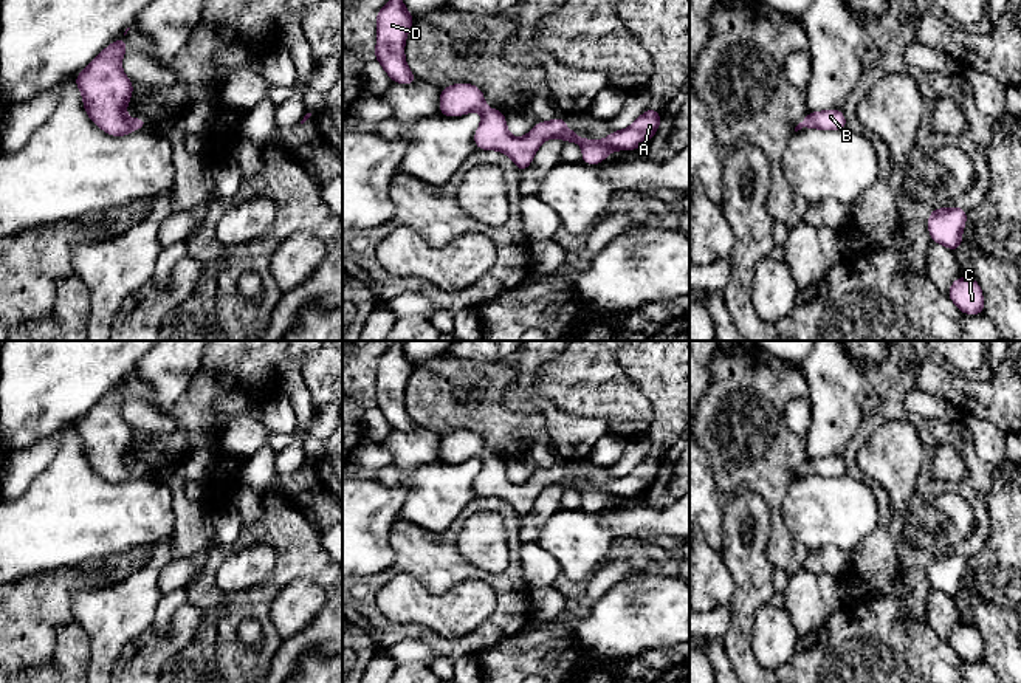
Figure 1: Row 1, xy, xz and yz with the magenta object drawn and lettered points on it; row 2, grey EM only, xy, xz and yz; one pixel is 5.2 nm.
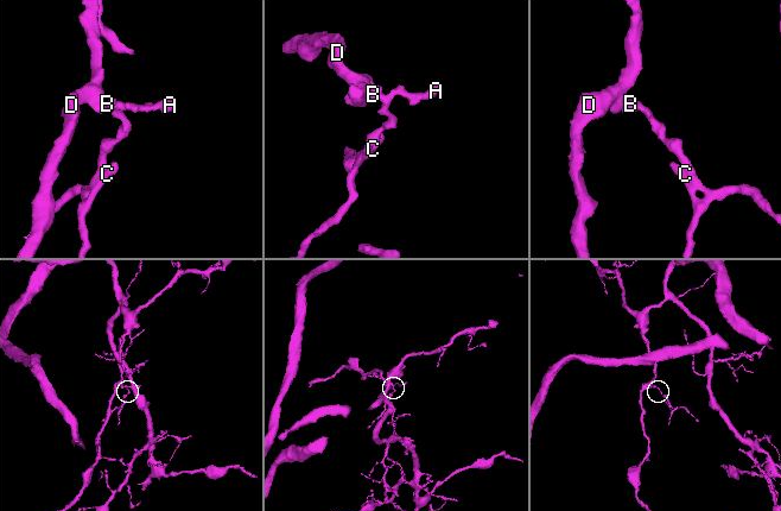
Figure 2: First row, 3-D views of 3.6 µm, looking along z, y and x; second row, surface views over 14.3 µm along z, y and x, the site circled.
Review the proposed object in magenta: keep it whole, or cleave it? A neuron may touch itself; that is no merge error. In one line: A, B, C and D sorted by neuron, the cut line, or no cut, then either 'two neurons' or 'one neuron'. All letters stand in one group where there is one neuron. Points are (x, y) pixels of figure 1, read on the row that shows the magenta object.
groups A B C D; cut none; one neuron

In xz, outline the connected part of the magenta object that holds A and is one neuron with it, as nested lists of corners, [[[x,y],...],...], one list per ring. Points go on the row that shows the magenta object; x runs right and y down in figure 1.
[[[455,84],[442,88],[440,113],[457,118],[465,113],[480,112],[482,122],[474,133],[474,142],[480,150],[499,150],[507,153],[519,169],[525,170],[533,161],[541,144],[548,138],[559,138],[564,142],[578,142],[583,147],[584,164],[600,164],[614,150],[634,150],[648,142],[660,125],[660,112],[648,108],[626,130],[615,130],[607,138],[584,139],[566,127],[564,116],[547,122],[536,122],[524,138],[513,138],[505,124],[505,113],[488,108],[483,91],[471,84]]]

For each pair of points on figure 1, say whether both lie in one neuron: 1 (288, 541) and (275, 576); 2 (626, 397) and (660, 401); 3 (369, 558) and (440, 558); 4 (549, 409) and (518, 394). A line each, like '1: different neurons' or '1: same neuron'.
1: same neuron
2: different neurons
3: different neurons
4: same neuron

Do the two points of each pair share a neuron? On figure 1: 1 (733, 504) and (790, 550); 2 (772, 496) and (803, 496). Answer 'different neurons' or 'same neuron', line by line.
1: different neurons
2: different neurons

